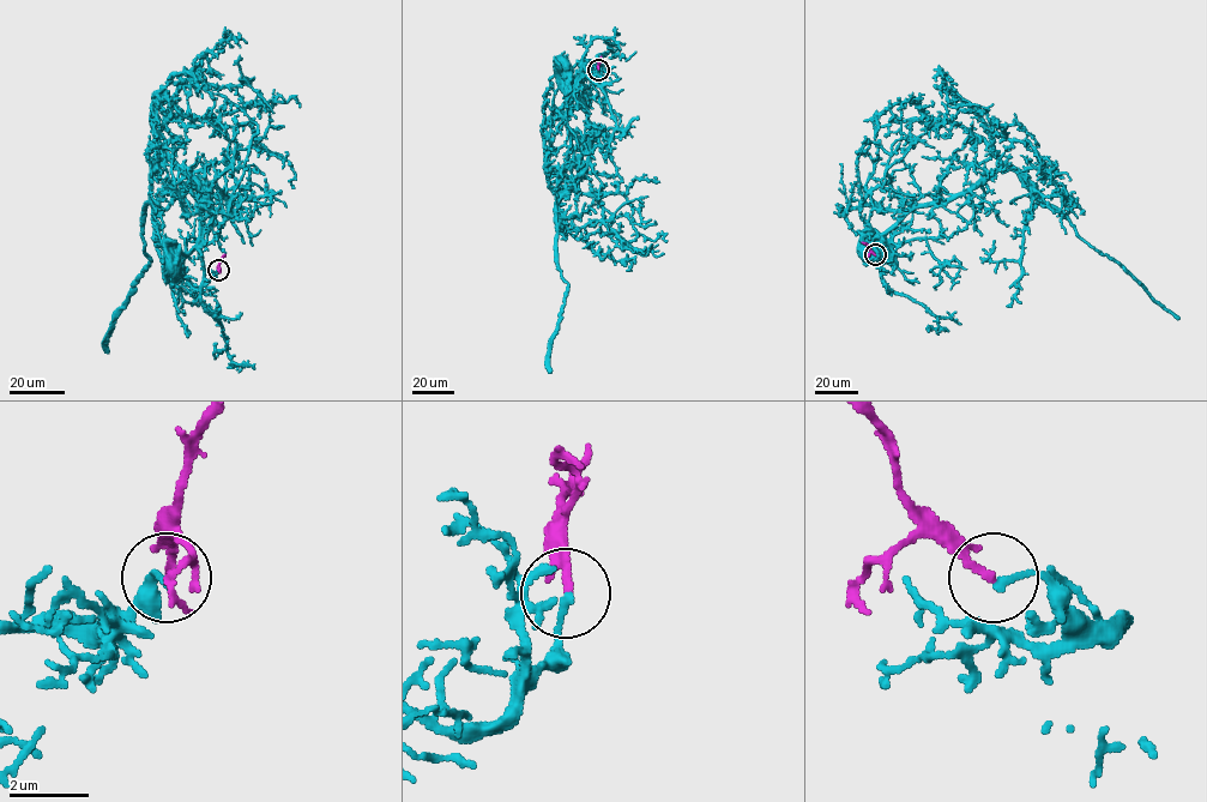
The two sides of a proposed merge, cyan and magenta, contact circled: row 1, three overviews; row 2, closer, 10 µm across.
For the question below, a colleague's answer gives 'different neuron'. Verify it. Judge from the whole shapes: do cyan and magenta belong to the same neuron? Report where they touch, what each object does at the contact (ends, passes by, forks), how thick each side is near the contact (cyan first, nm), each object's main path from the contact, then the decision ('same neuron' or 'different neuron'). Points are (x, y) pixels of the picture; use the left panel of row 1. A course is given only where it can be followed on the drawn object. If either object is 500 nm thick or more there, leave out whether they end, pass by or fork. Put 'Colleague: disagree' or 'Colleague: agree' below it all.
place (218, 270); cyan ends; magenta passes by; calibres 150 and 130 nm; course cyan (218, 270), (206, 273), (197, 245), (185, 253), (177, 246), (169, 255), (169, 261), (174, 264); course magenta (218, 270), (224, 254); different neuron
Colleague: agree

